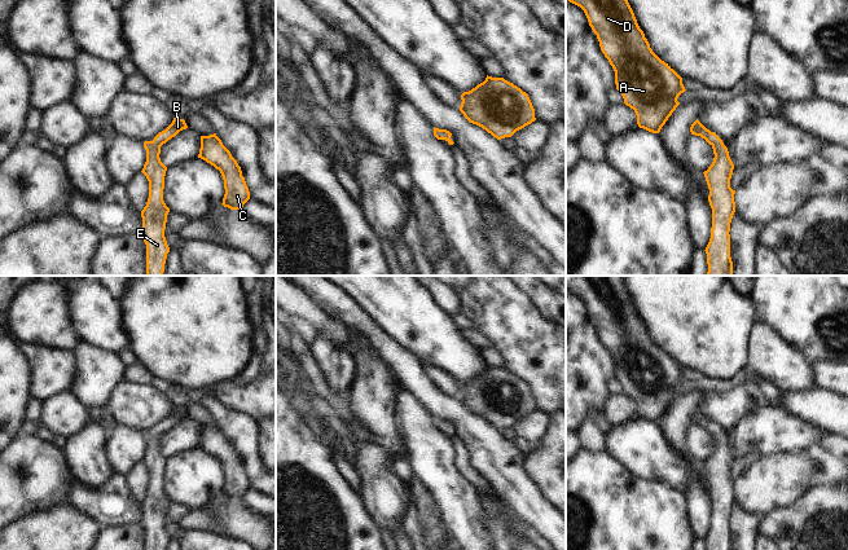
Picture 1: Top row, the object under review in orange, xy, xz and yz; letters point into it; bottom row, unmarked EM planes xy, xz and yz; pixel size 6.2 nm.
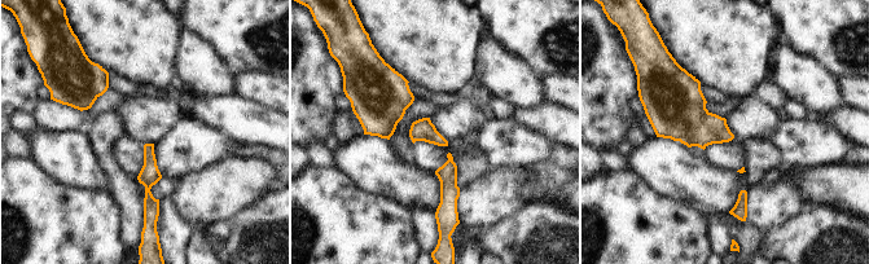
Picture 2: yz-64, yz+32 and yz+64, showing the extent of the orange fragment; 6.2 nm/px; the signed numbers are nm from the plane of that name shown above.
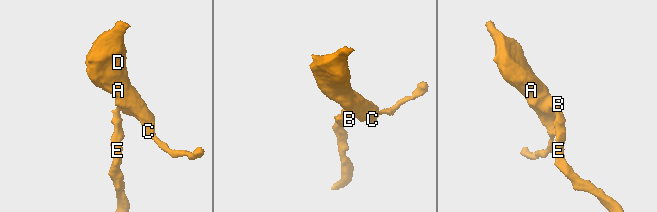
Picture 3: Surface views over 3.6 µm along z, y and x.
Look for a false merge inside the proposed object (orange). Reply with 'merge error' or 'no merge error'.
no merge error

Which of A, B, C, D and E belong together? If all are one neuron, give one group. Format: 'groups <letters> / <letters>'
groups A B C D E

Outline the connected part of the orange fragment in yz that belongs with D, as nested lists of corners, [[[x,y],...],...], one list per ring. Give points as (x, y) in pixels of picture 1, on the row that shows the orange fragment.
[[[628,0],[568,1],[584,10],[602,53],[615,71],[616,89],[621,93],[624,104],[634,110],[638,127],[659,133],[680,105],[678,96],[686,91],[682,78],[653,52]]]

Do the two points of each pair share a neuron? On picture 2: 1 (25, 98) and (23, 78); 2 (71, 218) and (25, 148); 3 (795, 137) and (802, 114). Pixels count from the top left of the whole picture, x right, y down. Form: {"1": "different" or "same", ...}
{"1": "same", "2": "different", "3": "different"}

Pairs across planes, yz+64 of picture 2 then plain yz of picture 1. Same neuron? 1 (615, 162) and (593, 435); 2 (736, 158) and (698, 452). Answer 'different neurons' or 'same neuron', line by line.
1: same neuron
2: same neuron

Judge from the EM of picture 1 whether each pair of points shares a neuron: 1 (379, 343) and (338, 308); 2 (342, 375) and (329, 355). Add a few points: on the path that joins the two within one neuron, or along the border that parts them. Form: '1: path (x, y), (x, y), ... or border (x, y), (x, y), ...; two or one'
1: path (372, 333), (356, 317), (348, 313); one
2: path (339, 370), (333, 360); one

